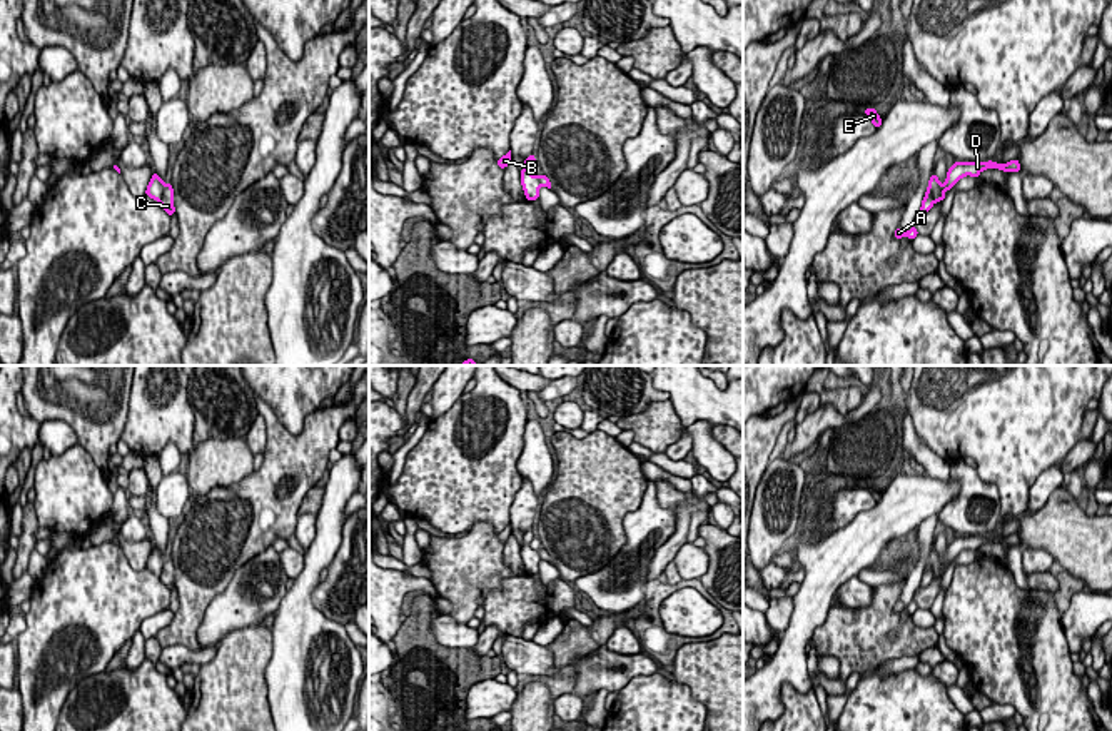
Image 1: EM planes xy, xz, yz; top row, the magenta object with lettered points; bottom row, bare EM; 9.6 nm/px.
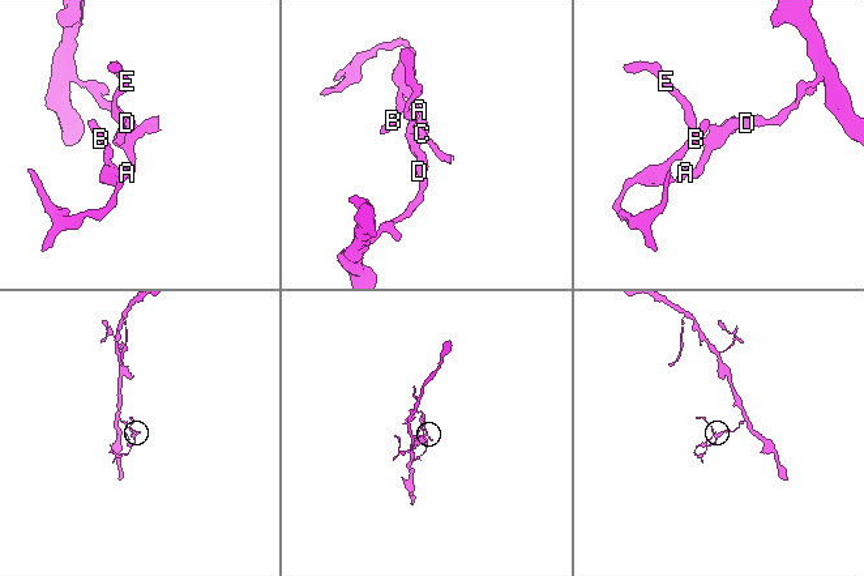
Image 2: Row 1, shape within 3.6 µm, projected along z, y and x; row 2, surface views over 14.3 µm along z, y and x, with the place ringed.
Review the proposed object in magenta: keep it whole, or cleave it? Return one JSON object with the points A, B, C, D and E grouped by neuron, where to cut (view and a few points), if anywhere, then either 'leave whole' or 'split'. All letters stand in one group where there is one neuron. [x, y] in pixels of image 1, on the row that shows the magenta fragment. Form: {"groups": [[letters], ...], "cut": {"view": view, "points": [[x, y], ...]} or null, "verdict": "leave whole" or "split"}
{"groups": [["A", "B", "C"], ["D", "E"]], "cut": {"view": "xy", "points": [[167, 186], [159, 201]]}, "verdict": "split"}

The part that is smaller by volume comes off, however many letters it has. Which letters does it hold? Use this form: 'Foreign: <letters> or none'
Foreign: A, B, C

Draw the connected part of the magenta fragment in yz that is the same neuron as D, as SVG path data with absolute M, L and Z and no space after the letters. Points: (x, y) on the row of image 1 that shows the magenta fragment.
M1017 159L1010 160L1008 164L995 164L992 160L988 162L955 162L952 167L948 167L947 180L942 185L938 177L933 174L930 175L928 189L932 190L933 202L940 202L945 199L945 190L950 190L962 177L972 175L978 177L978 174L985 169L1000 169L1003 172L1018 172L1020 164Z

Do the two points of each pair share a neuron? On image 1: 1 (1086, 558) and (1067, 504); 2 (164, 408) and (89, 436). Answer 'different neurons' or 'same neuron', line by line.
1: same neuron
2: different neurons

